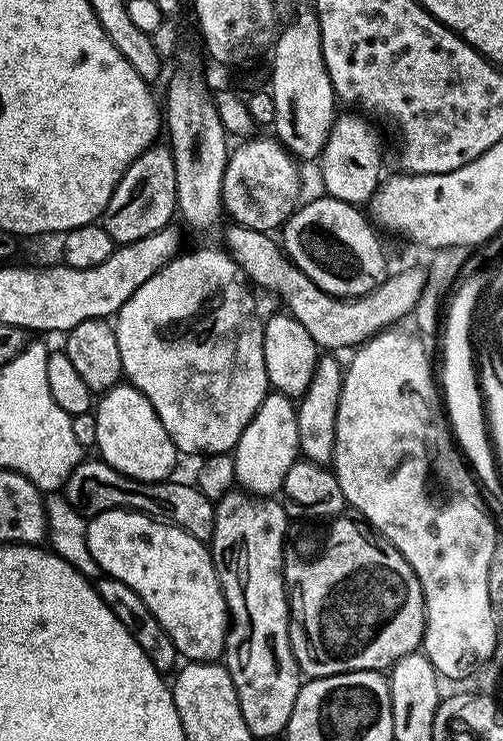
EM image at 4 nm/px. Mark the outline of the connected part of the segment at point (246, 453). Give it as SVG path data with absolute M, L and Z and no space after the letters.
M275 390L269 391L246 430L242 430L242 438L235 446L235 483L254 496L275 497L286 478L286 470L290 470L290 466L298 459L299 451L298 422L293 397L283 396Z

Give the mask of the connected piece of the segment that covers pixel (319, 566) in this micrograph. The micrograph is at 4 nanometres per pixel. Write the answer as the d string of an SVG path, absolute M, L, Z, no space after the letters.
M341 514L335 517L329 524L320 522L315 526L305 528L308 529L301 536L294 537L295 535L293 535L287 541L284 550L284 582L289 589L294 590L294 616L295 619L296 616L300 619L300 624L304 627L304 636L308 639L308 648L312 651L313 658L316 659L309 662L308 668L312 671L309 673L313 677L318 677L346 674L347 672L357 672L358 670L370 670L371 672L388 670L391 669L397 660L401 660L402 657L409 656L412 652L417 651L424 642L424 595L422 594L422 586L418 582L410 562L406 562L406 558L402 558L402 554L394 545L369 534L365 525L359 519L353 518L348 514Z

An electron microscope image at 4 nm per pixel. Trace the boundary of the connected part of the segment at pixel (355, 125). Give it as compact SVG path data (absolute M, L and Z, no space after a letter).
M352 114L348 124L336 122L325 142L324 150L319 156L320 176L324 179L323 191L329 196L349 202L367 201L382 183L380 176L380 159L384 148L380 145L380 136L371 119L360 114Z

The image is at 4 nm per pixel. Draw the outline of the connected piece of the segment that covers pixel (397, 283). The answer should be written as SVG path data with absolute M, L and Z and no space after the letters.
M233 223L228 232L227 251L232 253L240 263L240 269L247 274L249 281L257 289L265 288L273 292L285 304L287 315L293 316L314 338L317 349L329 353L339 353L339 348L355 349L364 343L369 336L399 325L403 316L411 317L416 310L416 303L426 283L426 272L422 267L408 268L405 272L393 271L387 280L382 281L374 291L365 296L341 298L326 294L302 270L284 255L279 243L272 241L267 232L259 232L241 224Z

